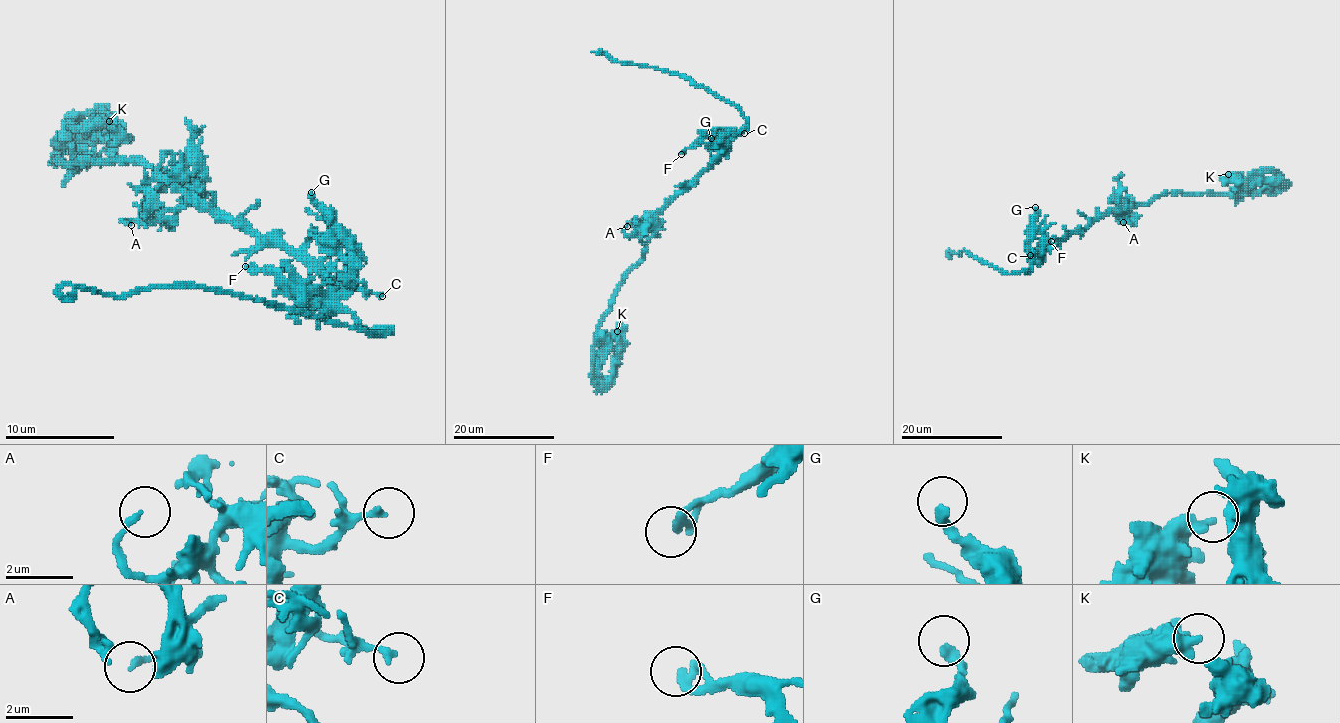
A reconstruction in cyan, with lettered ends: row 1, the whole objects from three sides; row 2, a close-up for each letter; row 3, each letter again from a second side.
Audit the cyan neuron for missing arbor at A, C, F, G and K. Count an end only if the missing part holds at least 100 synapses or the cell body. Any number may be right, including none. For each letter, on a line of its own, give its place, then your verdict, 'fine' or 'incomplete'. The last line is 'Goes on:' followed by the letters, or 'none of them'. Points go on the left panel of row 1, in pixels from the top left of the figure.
A: place (131, 225); fine
C: place (382, 296); fine
F: place (245, 266); fine
G: place (311, 192); fine
K: place (109, 121); fine
Goes on: none of them

